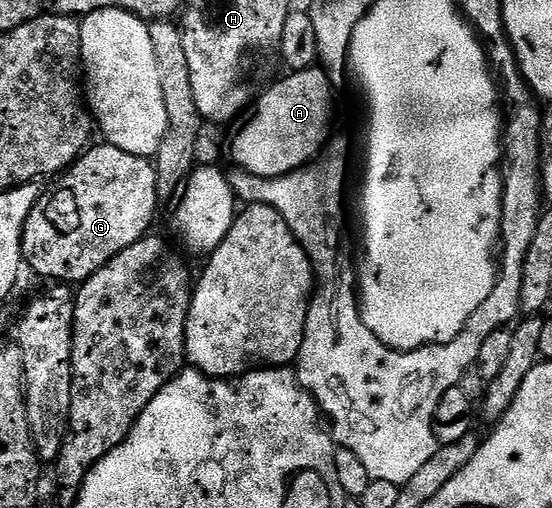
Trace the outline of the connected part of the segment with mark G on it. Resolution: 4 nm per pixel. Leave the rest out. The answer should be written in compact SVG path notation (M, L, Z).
M100 142L100 145L89 147L84 155L67 169L55 181L56 184L52 189L45 191L40 197L40 201L34 206L34 210L30 210L30 218L26 220L24 227L24 259L27 267L32 267L40 276L49 276L49 281L52 282L72 282L68 280L76 280L75 282L83 282L89 280L98 270L102 270L102 266L116 257L122 250L126 250L130 246L134 246L134 242L138 242L141 238L149 235L152 224L152 219L156 216L156 188L158 189L158 181L156 178L156 165L151 159L144 159L140 156L135 156L120 149L116 145L107 142Z

